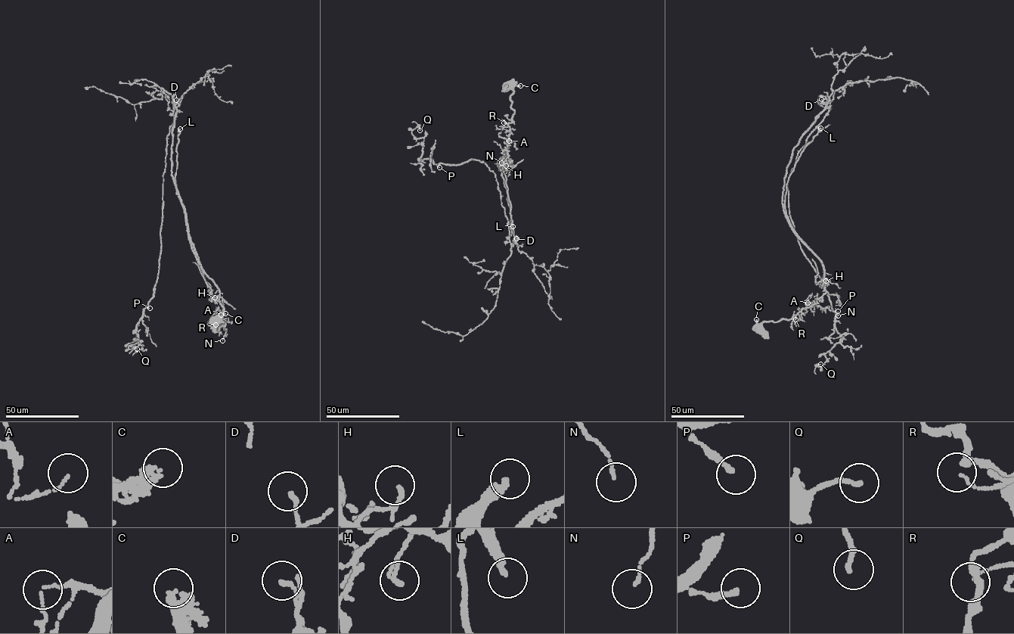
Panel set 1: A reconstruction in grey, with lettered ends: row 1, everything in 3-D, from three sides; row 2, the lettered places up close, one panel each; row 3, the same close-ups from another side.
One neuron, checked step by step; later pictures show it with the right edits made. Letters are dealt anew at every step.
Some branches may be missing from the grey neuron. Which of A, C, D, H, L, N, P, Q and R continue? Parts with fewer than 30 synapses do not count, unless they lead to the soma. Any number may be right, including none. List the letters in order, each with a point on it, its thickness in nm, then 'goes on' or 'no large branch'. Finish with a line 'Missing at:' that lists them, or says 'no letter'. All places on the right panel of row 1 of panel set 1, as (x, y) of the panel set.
A: at (807, 303); 100 nm thick; no large branch
C: at (756, 319); 280 nm thick; no large branch
D: at (821, 99); 150 nm thick; no large branch
H: at (826, 281); 110 nm thick; no large branch
L: at (820, 128); 280 nm thick; goes on
N: at (838, 315); 90 nm thick; no large branch
P: at (838, 311); 200 nm thick; no large branch
Q: at (820, 364); 160 nm thick; no large branch
R: at (795, 319); 70 nm thick; no large branch
Missing at: L

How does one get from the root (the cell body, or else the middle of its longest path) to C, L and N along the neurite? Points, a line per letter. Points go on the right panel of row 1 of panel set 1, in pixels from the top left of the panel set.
C: (757, 328), (756, 319)
L: (757, 328), (764, 322), (790, 318), (826, 292), (823, 265), (795, 232), (784, 203), (795, 163), (820, 128)
N: (757, 328), (764, 322), (789, 319), (814, 302), (817, 306), (826, 307), (838, 315)

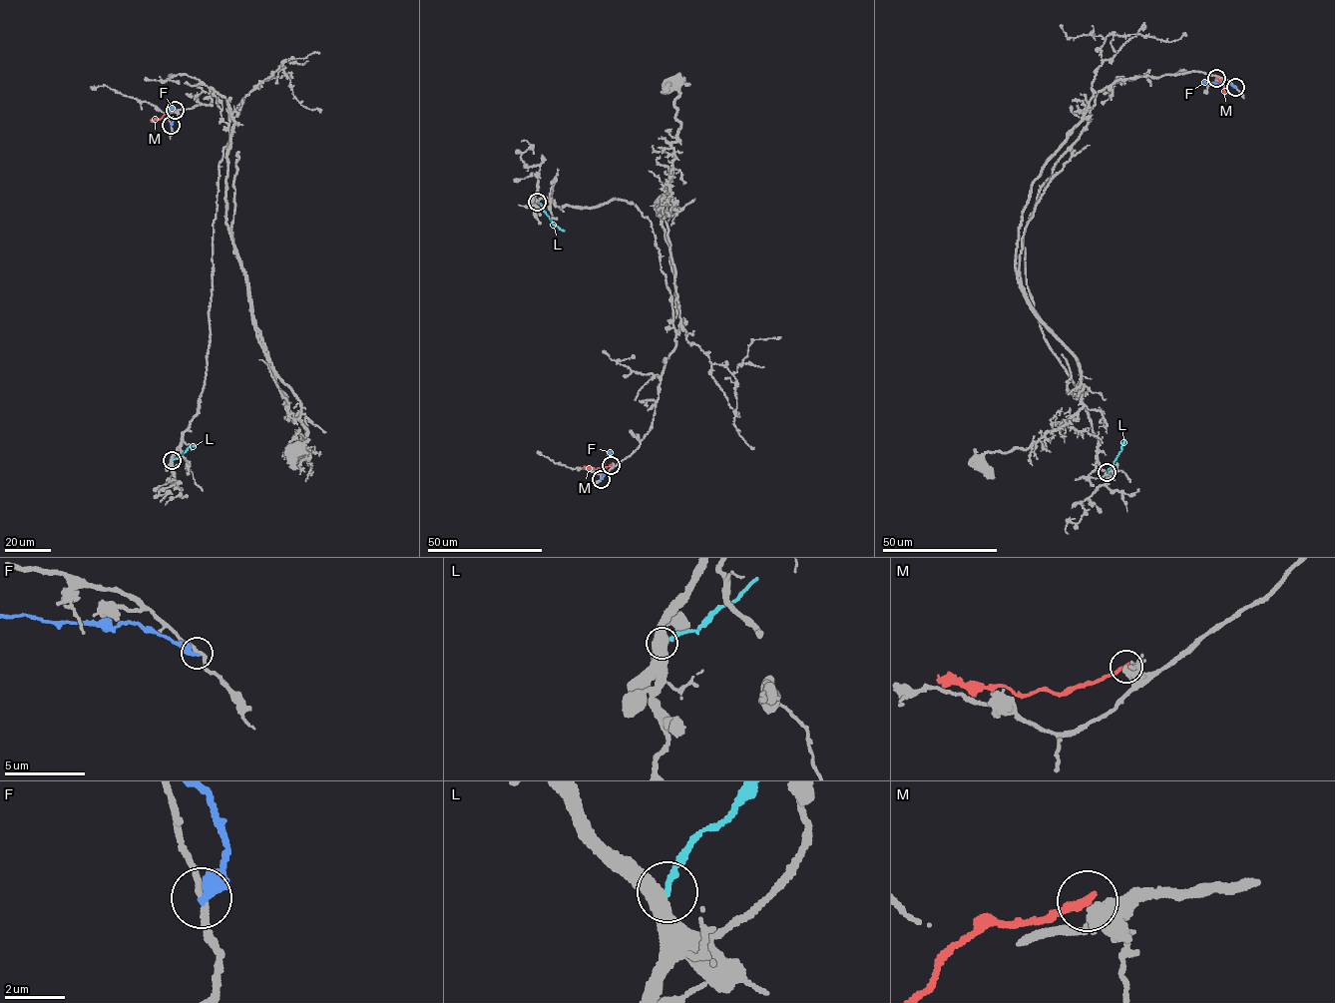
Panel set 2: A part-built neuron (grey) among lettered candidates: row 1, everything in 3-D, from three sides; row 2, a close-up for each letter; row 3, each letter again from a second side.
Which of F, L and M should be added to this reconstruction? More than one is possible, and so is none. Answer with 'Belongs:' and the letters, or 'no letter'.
Belongs: no letter

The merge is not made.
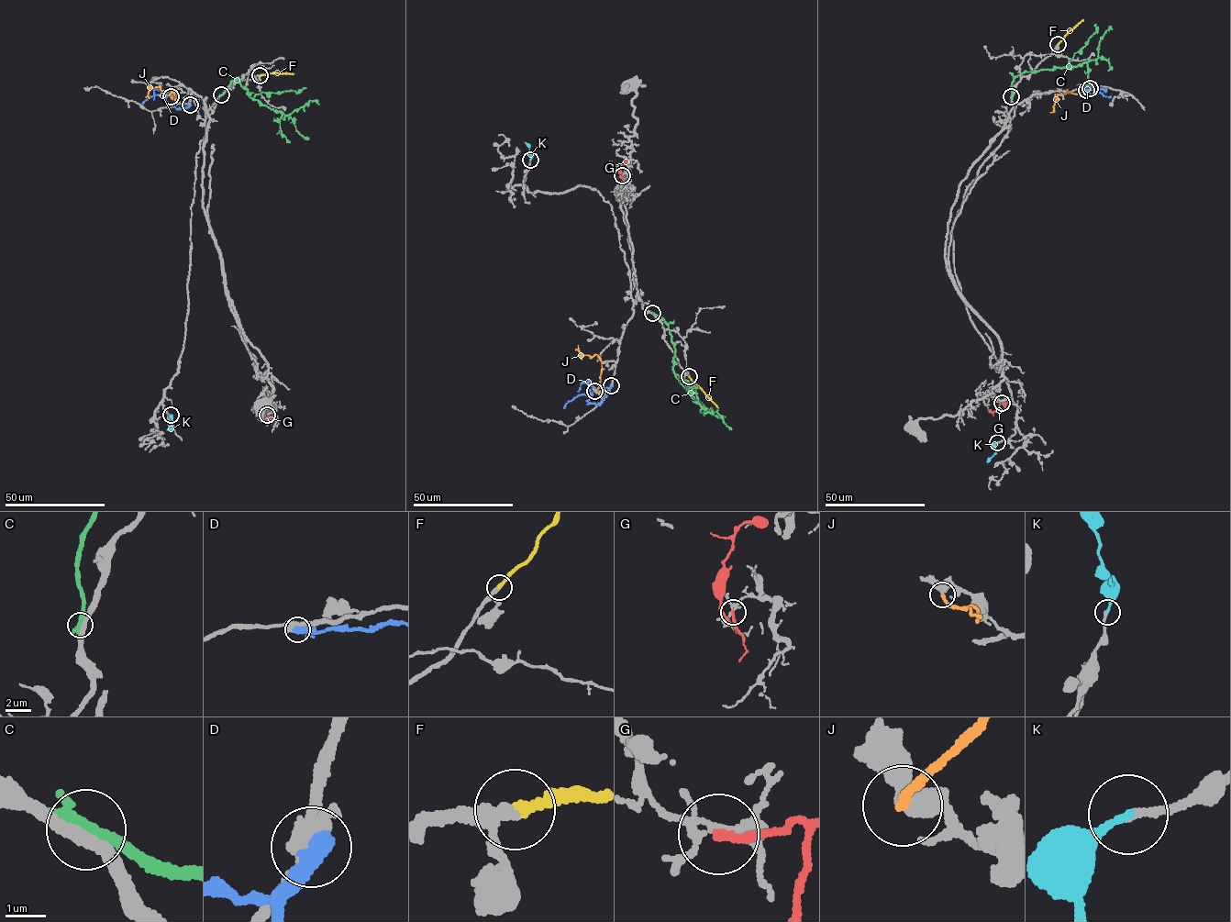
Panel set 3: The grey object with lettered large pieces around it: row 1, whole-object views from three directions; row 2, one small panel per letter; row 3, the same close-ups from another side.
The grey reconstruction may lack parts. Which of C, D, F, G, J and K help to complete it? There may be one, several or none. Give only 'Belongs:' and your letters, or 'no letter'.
Belongs: F, K

